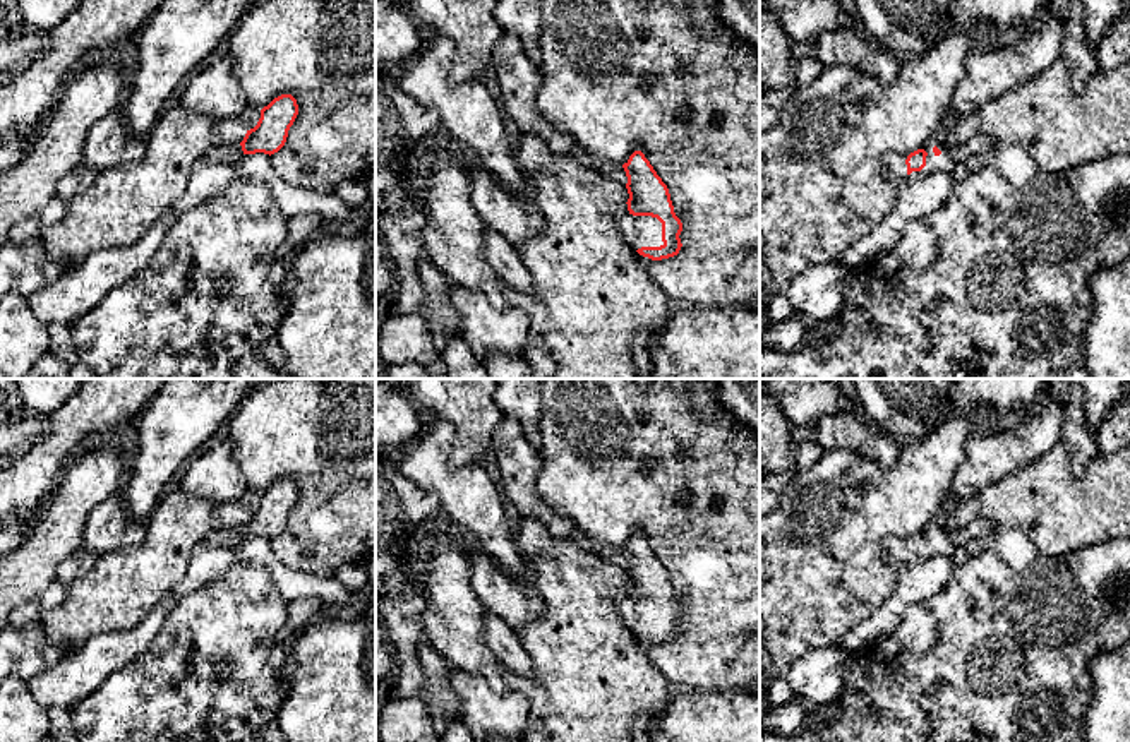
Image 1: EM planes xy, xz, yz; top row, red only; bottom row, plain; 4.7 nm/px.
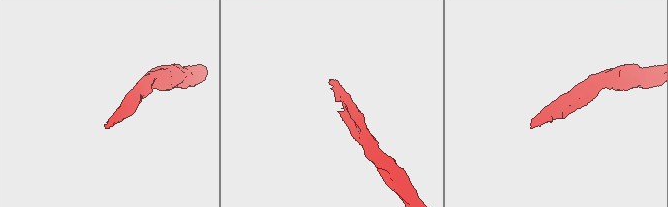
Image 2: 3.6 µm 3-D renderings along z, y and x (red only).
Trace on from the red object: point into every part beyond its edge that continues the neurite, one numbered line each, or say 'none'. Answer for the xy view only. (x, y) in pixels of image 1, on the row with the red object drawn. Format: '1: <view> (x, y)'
1: xy (228, 153)

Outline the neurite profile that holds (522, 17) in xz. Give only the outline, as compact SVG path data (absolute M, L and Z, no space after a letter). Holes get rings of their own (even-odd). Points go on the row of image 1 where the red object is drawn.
M497 0L494 19L502 31L520 39L528 58L538 65L542 60L538 46L540 0Z

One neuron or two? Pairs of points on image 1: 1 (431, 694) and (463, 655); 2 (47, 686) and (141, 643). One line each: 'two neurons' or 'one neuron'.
1: two neurons
2: one neuron

